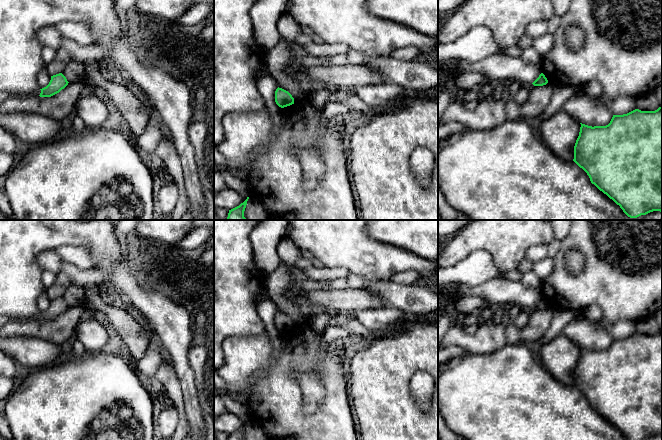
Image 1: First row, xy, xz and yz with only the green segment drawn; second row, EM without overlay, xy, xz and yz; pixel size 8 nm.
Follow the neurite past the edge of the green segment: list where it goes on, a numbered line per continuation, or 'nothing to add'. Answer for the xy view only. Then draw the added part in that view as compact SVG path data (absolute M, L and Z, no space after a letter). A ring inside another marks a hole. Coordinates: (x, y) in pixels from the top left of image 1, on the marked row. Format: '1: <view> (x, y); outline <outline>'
nothing to add

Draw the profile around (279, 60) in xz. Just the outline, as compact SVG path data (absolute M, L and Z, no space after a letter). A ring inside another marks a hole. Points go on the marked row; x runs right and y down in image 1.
M283 38L271 50L268 50L266 66L268 75L275 79L279 88L288 91L295 99L308 92L302 85L302 79L296 73L293 66L293 45Z

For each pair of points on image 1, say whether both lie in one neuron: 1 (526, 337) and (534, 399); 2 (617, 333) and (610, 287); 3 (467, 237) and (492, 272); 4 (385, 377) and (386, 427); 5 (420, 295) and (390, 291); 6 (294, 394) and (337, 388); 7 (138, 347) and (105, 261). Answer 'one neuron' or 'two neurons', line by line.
1: two neurons
2: two neurons
3: two neurons
4: one neuron
5: one neuron
6: one neuron
7: two neurons

